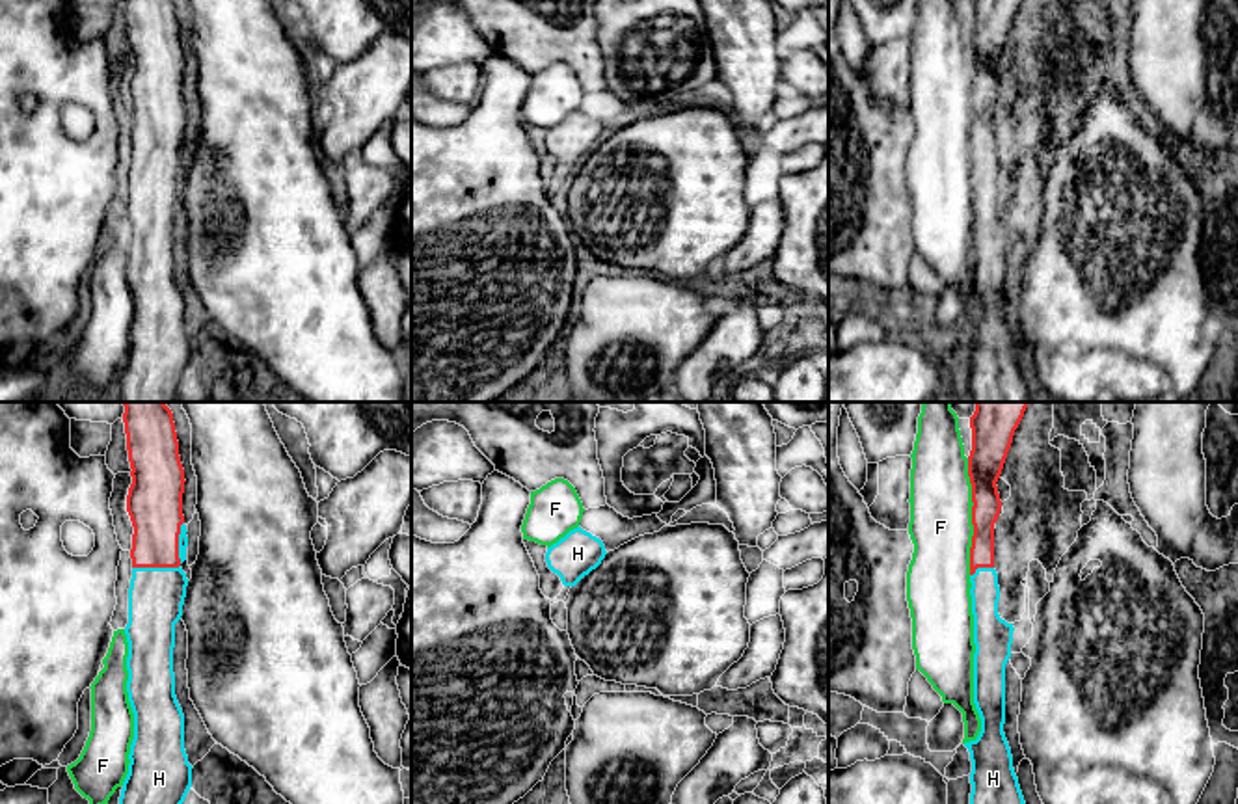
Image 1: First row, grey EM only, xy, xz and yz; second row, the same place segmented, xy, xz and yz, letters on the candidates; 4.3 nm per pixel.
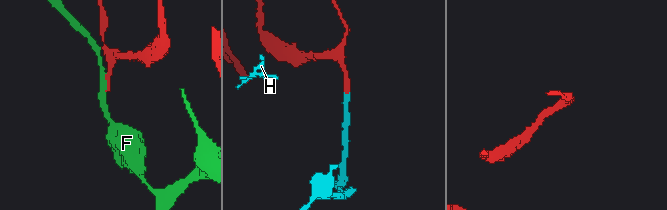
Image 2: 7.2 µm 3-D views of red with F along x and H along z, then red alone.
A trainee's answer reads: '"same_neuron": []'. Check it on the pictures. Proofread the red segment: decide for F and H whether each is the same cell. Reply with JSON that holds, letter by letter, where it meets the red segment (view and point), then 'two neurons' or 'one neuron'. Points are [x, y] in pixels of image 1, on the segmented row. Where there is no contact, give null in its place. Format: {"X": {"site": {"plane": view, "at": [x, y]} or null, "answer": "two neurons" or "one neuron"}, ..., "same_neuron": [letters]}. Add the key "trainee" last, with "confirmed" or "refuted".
{"F": {"site": {"plane": "yz", "at": [972, 516]}, "answer": "two neurons"}, "H": {"site": {"plane": "xy", "at": [177, 566]}, "answer": "one neuron"}, "same_neuron": ["H"], "trainee": "refuted"}

